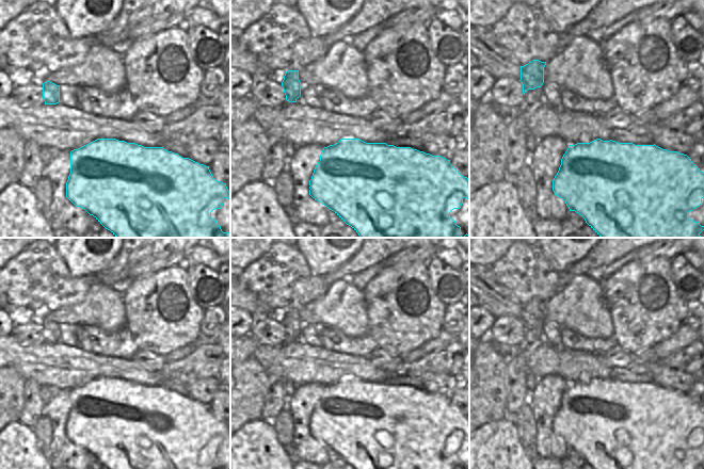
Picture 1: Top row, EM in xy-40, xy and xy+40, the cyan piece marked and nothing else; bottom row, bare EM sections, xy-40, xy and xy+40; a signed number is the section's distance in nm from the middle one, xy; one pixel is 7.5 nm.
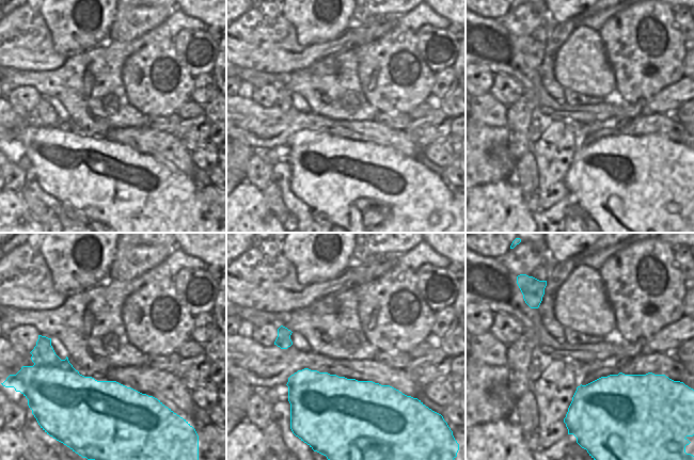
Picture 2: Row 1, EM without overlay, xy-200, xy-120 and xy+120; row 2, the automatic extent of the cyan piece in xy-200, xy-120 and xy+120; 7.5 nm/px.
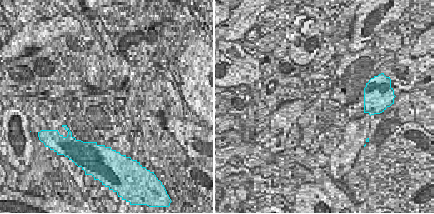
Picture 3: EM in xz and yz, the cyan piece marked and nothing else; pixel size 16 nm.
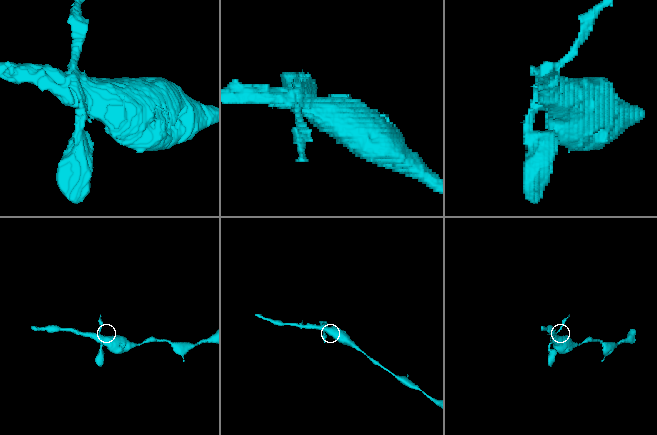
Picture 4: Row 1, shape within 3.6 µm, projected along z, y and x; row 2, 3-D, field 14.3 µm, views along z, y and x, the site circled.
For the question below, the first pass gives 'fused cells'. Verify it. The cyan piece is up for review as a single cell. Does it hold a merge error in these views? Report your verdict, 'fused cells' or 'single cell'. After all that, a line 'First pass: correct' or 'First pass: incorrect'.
fused cells
First pass: correct

